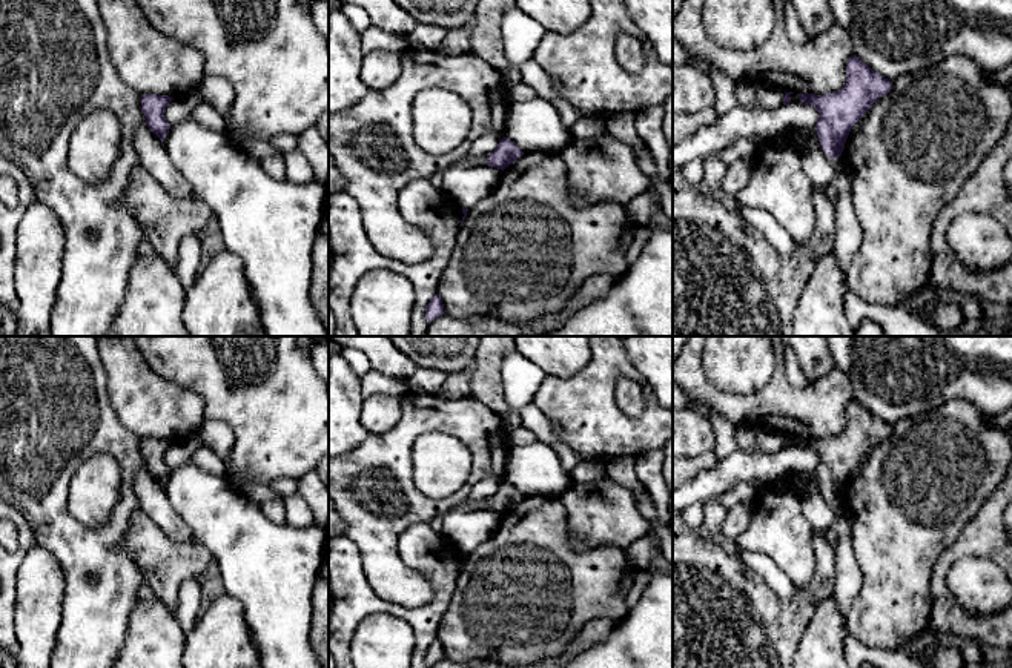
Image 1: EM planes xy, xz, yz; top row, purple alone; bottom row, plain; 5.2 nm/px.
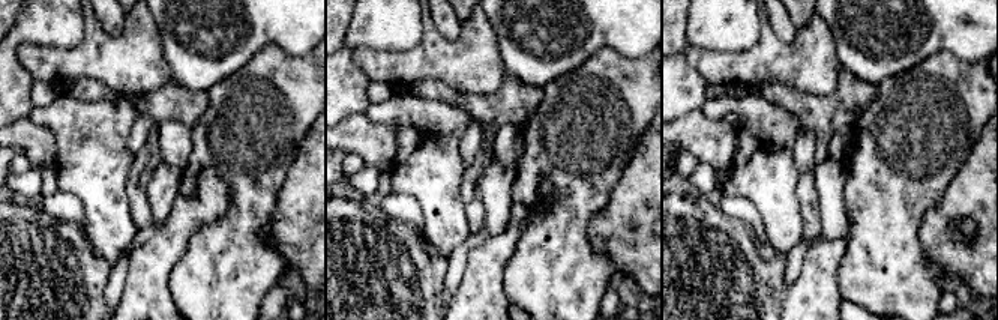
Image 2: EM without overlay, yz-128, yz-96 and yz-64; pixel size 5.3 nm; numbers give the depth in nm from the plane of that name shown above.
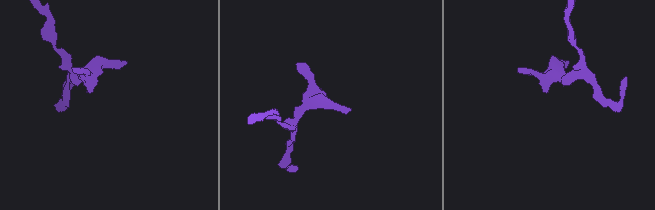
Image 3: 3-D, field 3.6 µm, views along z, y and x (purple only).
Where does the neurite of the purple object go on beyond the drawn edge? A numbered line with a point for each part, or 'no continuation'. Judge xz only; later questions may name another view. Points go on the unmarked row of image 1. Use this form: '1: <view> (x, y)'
1: xz (481, 504)

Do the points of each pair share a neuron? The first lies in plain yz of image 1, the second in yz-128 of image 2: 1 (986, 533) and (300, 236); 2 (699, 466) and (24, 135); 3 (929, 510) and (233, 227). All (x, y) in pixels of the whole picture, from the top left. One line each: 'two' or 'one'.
1: one
2: one
3: one

